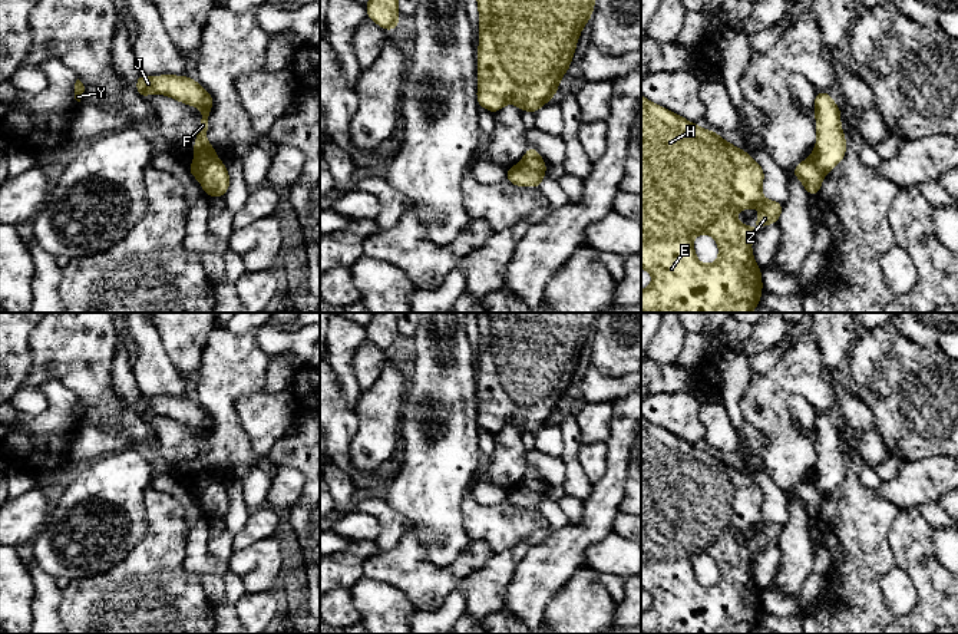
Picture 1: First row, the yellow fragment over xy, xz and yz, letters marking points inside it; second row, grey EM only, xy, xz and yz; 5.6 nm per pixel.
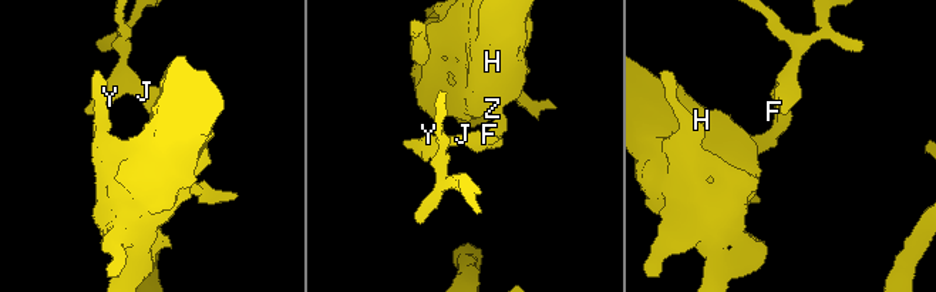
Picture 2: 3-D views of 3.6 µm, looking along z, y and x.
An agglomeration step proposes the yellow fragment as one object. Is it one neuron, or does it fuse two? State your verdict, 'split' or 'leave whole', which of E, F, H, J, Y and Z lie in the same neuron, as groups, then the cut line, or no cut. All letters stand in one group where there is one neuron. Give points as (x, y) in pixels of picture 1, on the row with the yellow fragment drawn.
split | E H Z / F J Y | xy (218, 159), (212, 159), (197, 177)

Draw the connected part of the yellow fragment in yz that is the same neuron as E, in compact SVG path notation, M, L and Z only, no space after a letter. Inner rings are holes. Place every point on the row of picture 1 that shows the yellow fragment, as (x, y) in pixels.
M641 95L641 268L650 271L653 275L651 285L645 290L641 290L641 313L751 313L751 310L760 304L763 288L762 273L751 254L751 240L756 228L762 228L769 224L777 224L779 215L783 211L783 204L763 198L763 179L763 168L746 151L741 151L730 142L721 139L718 133L698 128L690 120L670 112L668 109L647 100ZM751 207L759 207L762 211L756 219L754 228L741 225L736 218L736 214L740 209L749 209ZM700 232L711 235L718 244L720 252L714 264L706 265L696 258L693 240Z

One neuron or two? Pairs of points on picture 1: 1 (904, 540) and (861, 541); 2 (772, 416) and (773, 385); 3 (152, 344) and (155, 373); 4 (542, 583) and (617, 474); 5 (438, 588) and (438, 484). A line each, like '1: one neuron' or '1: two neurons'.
1: two neurons
2: one neuron
3: one neuron
4: one neuron
5: two neurons

